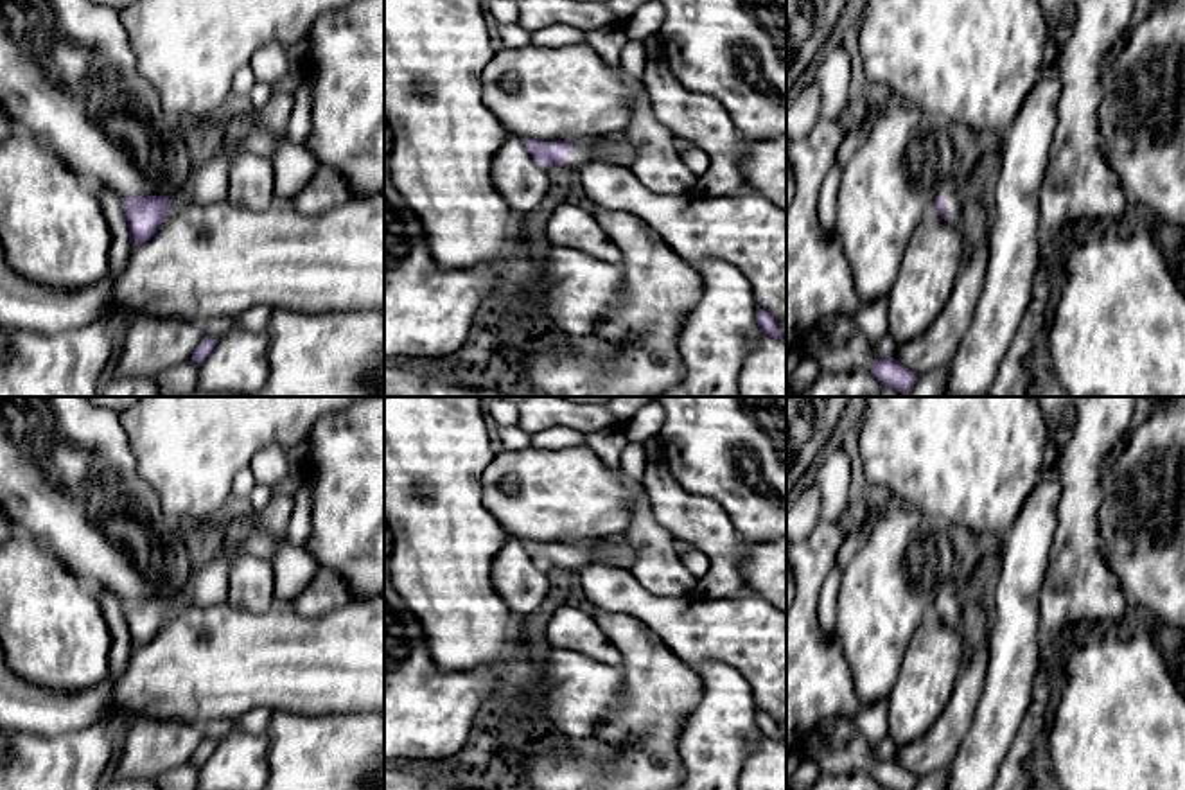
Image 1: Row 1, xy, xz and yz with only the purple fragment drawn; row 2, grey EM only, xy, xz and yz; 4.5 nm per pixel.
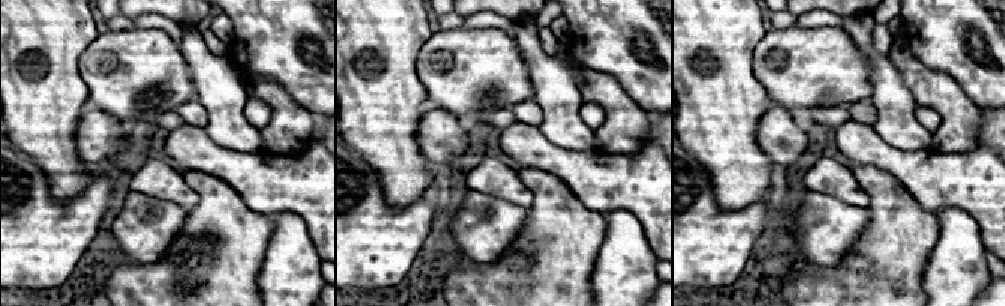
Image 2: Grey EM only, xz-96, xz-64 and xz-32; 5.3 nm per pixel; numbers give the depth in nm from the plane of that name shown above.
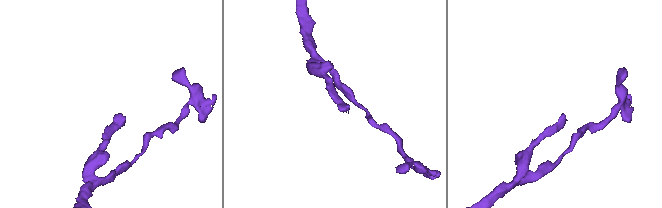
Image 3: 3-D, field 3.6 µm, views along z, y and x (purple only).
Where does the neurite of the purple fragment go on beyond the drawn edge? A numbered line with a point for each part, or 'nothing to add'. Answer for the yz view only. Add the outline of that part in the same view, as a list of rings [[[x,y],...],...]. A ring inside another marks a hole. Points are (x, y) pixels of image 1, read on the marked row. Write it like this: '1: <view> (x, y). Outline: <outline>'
1: yz (948, 187). Outline: [[[953,176],[946,178],[939,189],[937,189],[937,196],[941,196],[944,199],[944,205],[950,210],[950,219],[944,221],[939,214],[939,217],[950,224],[950,226],[959,226],[964,219],[964,214],[968,210],[968,203],[961,198],[959,190],[957,190],[957,181]]]

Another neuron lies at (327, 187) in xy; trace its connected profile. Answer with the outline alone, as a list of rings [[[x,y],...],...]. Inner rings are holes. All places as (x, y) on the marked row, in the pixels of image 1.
[[[320,165],[293,198],[291,206],[303,215],[321,215],[350,198],[348,180],[336,167]]]

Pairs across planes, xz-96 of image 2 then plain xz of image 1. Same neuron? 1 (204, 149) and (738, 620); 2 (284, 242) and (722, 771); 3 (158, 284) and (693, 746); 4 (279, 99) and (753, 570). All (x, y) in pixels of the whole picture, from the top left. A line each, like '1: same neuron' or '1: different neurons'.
1: same neuron
2: same neuron
3: different neurons
4: different neurons

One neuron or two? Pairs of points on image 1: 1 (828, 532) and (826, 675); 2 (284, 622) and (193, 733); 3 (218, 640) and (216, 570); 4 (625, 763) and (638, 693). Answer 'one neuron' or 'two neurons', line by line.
1: one neuron
2: two neurons
3: two neurons
4: one neuron

